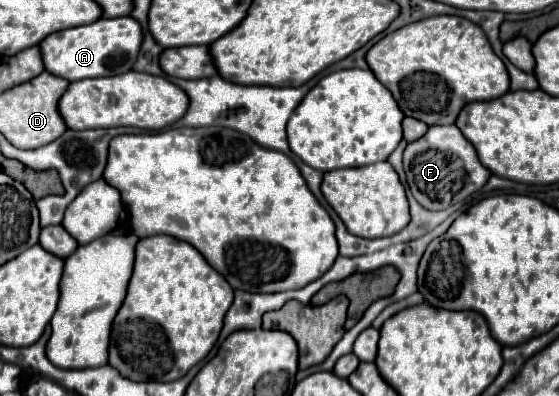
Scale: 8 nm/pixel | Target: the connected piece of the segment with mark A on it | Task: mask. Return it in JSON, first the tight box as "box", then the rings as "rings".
{"box":[39,16,143,82],"rings":[[[123,16],[123,18],[99,18],[93,24],[55,32],[49,38],[45,38],[39,46],[45,70],[69,82],[75,82],[97,76],[125,74],[133,70],[133,62],[137,62],[141,42],[143,42],[141,24],[133,22],[133,18],[129,16]]]}

